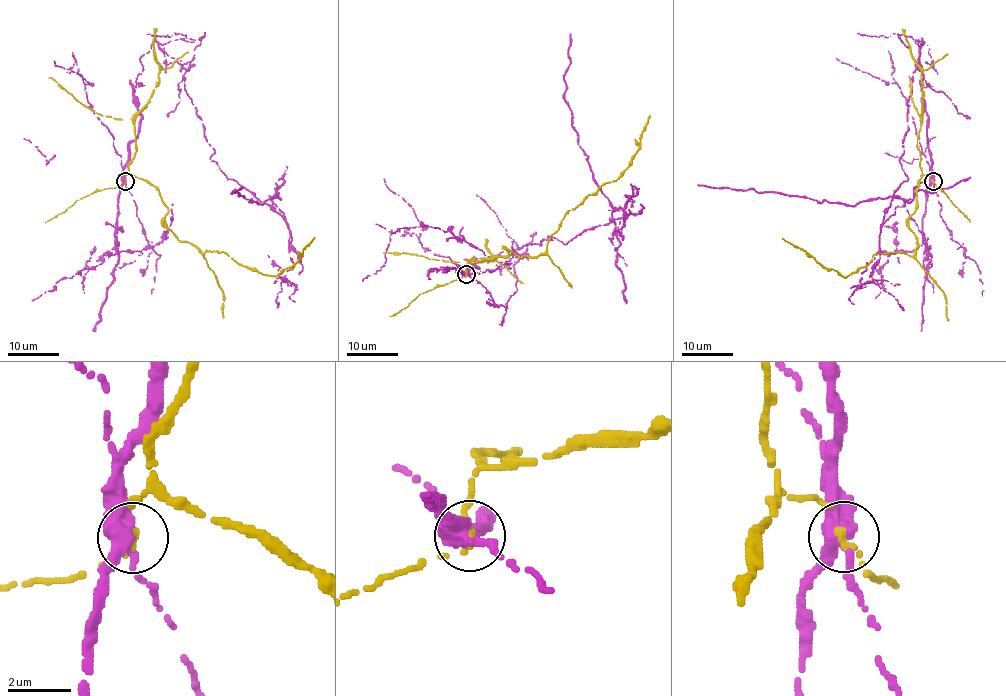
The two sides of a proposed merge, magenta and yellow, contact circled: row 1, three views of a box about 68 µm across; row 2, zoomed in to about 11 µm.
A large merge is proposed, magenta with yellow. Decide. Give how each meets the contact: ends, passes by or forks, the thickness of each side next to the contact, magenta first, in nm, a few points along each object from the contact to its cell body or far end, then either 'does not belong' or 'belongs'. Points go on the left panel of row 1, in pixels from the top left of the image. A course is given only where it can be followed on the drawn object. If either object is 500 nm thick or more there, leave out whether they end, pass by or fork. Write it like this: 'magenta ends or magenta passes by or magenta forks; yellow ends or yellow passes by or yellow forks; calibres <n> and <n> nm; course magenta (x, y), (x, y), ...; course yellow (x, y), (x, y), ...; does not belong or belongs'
magenta forks; yellow passes by; calibres 420 and 170 nm; course magenta (125, 181), (155, 40), (181, 66), (210, 159), (284, 218), (277, 193), (258, 203), (232, 193), (242, 186); course yellow (125, 181), (147, 180), (168, 208), (165, 225), (202, 255), (224, 251), (265, 275), (315, 237); does not belong

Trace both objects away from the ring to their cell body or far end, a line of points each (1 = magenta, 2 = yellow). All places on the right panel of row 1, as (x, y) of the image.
1: (933, 181), (923, 41), (899, 160), (907, 180), (884, 221), (891, 217), (913, 196), (844, 205), (697, 184)
2: (933, 181), (921, 174), (919, 181), (908, 226), (916, 239), (912, 256), (876, 253), (843, 277), (782, 238)

